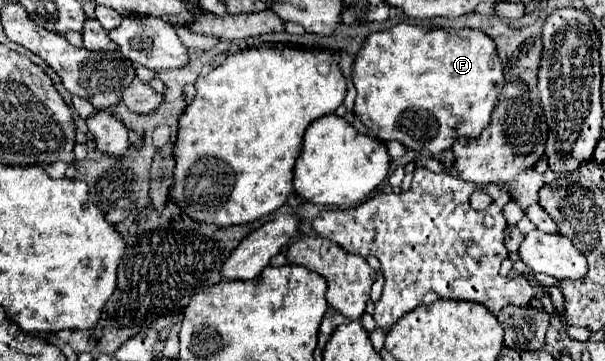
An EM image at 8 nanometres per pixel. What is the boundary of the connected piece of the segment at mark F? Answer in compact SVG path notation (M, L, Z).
M406 22L396 24L396 26L392 26L390 30L384 30L384 32L372 32L366 38L362 50L356 56L354 70L352 70L352 80L354 80L354 86L358 90L354 112L360 116L360 120L368 128L368 134L374 136L374 138L378 138L378 140L398 140L408 150L414 150L418 154L440 154L440 152L452 148L454 140L458 140L458 138L474 140L476 136L480 136L480 132L490 124L492 110L496 108L496 104L500 100L500 92L502 92L502 88L506 84L506 80L504 80L504 68L502 68L502 60L498 58L496 44L482 30L472 30L472 28L460 28L460 30L442 30L442 28L436 28L436 30L426 30L426 28L420 28L420 26L406 24Z

